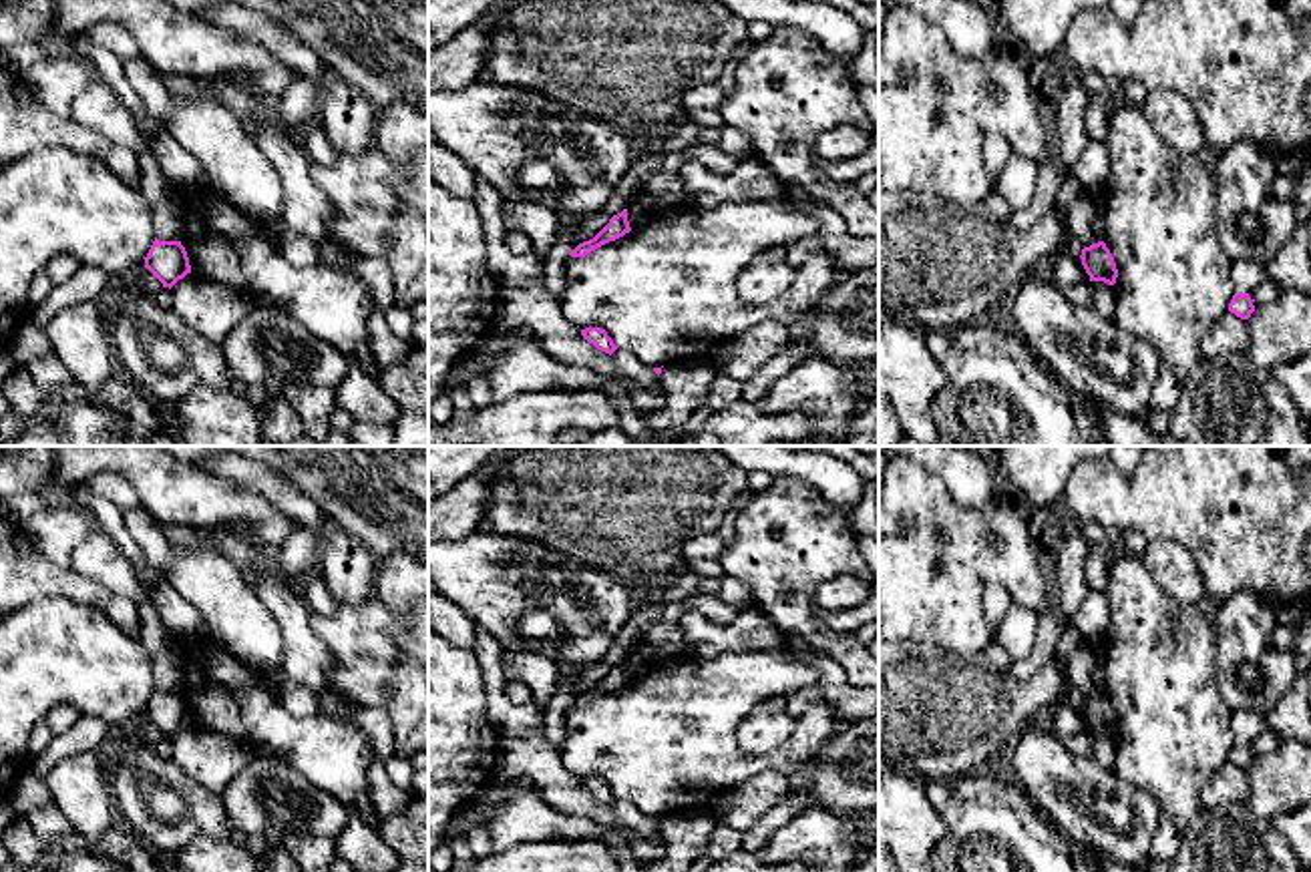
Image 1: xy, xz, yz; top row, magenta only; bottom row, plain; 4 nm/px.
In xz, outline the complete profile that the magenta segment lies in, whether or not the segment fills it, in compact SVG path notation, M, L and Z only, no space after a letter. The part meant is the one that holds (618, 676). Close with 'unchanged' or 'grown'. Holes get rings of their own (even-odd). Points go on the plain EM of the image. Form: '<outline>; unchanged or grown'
M623 659L621 663L613 665L609 669L609 673L593 689L579 693L569 705L571 707L585 707L593 699L597 699L609 691L615 691L629 681L631 681L631 677L627 671L627 659Z; unchanged

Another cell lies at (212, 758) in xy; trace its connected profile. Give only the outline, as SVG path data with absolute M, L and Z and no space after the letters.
M193 723L179 729L171 737L171 745L171 757L179 768L205 790L219 796L255 759L247 745L219 731L199 729Z

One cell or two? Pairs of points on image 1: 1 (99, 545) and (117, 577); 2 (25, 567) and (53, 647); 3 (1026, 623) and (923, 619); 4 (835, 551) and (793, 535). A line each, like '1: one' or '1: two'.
1: one
2: two
3: two
4: one

